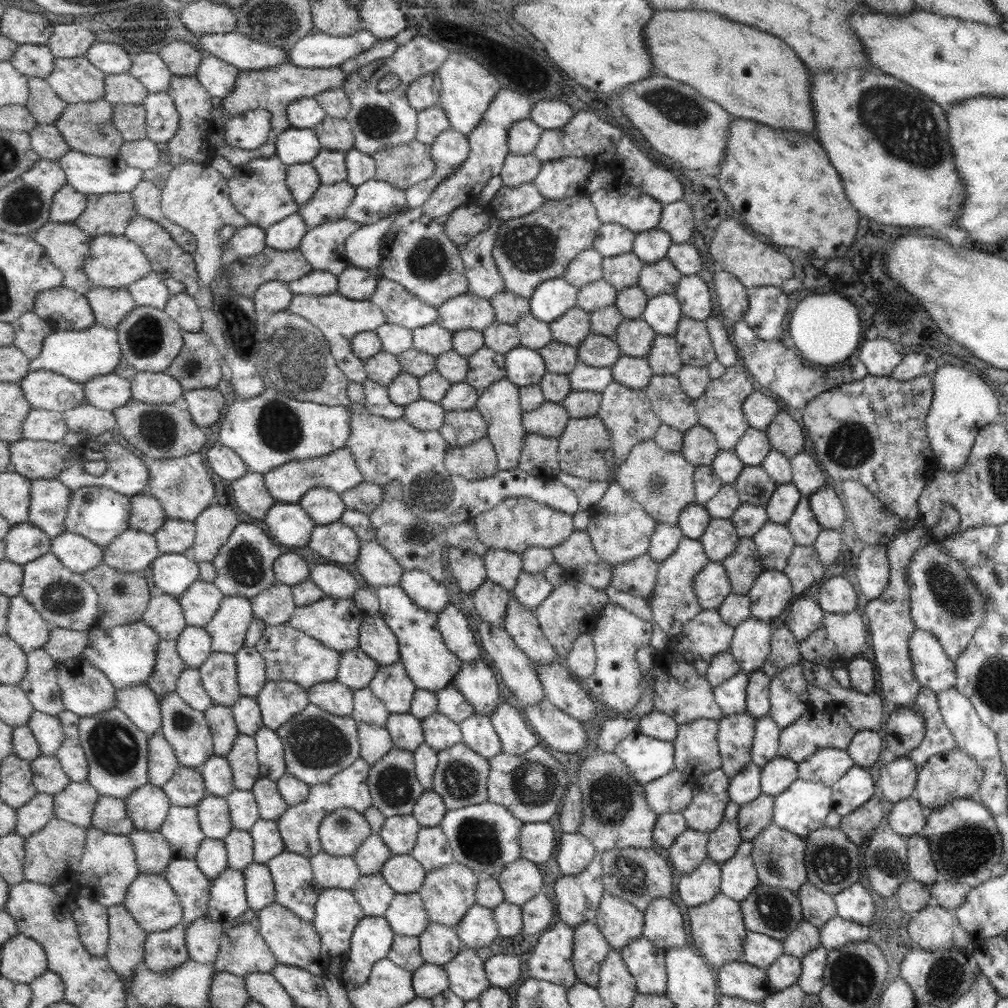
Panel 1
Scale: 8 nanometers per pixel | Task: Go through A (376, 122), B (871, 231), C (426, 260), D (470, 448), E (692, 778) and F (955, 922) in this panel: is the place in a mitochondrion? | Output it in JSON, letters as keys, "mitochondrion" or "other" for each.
{"A":"mitochondrion","B":"other","C":"mitochondrion","D":"other","E":"other","F":"other"}

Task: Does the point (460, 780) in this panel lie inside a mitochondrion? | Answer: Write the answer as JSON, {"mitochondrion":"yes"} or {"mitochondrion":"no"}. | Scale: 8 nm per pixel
{"mitochondrion":"yes"}

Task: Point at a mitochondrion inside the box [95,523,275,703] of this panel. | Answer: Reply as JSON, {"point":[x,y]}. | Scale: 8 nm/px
{"point":[244,566]}

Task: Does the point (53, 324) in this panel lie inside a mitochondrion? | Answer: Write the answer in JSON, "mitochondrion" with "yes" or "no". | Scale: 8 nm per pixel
{"mitochondrion":"no"}

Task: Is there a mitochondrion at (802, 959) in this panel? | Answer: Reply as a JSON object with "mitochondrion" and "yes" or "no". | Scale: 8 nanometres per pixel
{"mitochondrion":"no"}

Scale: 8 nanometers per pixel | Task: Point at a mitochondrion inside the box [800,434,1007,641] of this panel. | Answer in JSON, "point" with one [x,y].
{"point":[955,599]}

